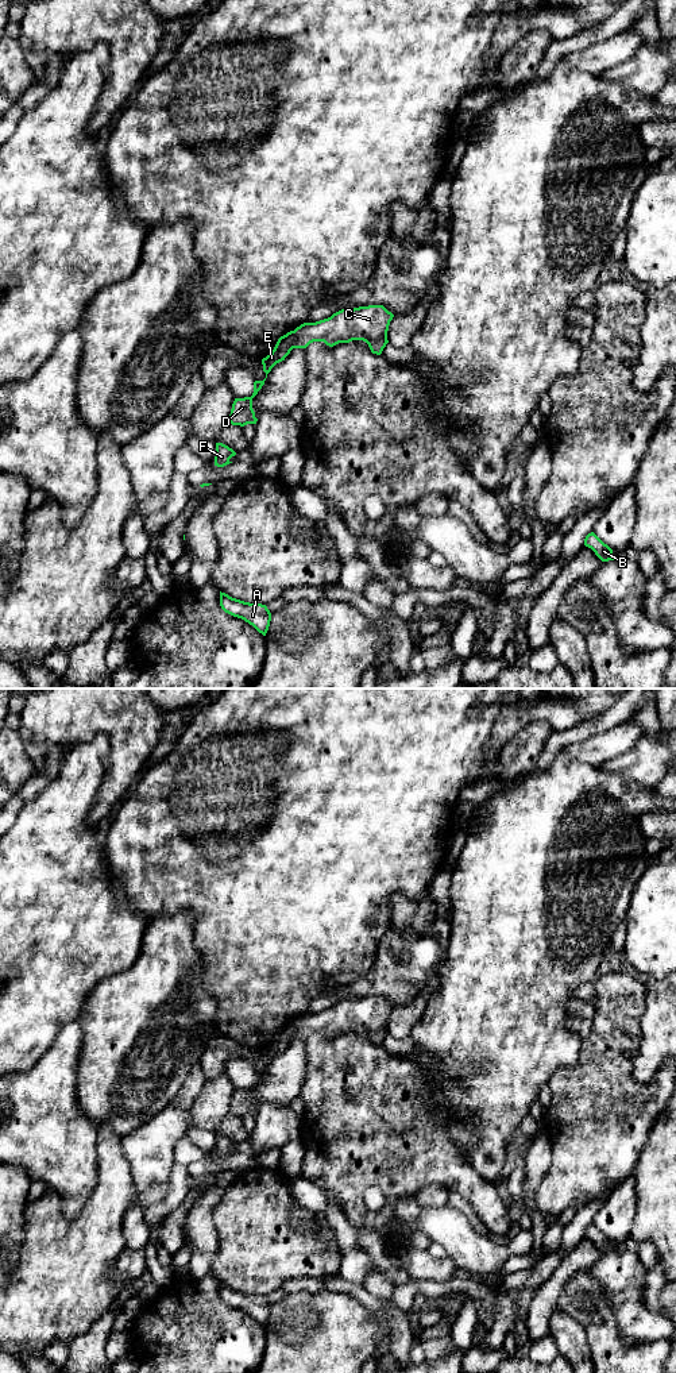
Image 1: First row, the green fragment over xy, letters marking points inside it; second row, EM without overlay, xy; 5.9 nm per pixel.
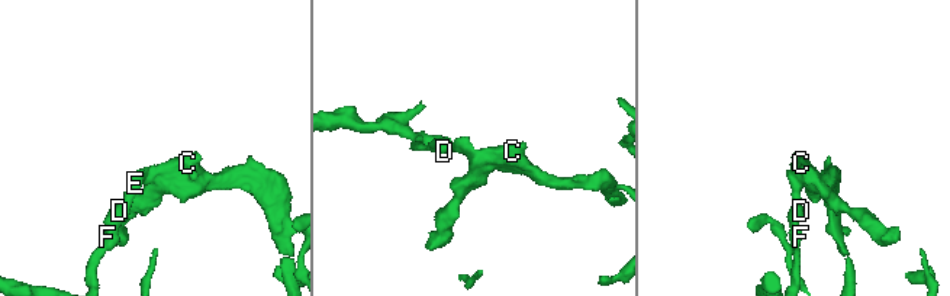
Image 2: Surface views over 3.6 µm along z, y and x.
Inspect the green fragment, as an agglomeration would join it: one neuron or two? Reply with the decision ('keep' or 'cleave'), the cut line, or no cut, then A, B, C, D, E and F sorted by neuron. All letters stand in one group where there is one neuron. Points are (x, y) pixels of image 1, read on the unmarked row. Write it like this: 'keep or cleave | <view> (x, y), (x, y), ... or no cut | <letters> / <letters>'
cleave | xy (293, 1022), (294, 1038) | A D E F / B C

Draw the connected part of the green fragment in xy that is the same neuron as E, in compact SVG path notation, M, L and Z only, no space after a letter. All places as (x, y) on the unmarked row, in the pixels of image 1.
M290 1022L286 1026L281 1027L274 1038L274 1041L262 1050L263 1062L267 1065L271 1062L271 1060L285 1052L285 1049L290 1045L290 1042L294 1040L295 1035L295 1023Z

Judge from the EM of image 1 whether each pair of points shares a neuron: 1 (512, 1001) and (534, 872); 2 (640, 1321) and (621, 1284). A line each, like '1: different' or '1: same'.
1: same
2: same

